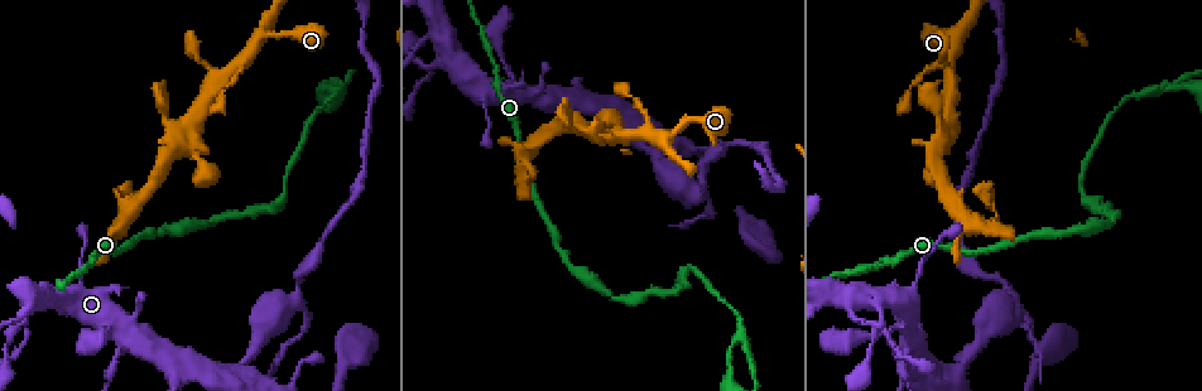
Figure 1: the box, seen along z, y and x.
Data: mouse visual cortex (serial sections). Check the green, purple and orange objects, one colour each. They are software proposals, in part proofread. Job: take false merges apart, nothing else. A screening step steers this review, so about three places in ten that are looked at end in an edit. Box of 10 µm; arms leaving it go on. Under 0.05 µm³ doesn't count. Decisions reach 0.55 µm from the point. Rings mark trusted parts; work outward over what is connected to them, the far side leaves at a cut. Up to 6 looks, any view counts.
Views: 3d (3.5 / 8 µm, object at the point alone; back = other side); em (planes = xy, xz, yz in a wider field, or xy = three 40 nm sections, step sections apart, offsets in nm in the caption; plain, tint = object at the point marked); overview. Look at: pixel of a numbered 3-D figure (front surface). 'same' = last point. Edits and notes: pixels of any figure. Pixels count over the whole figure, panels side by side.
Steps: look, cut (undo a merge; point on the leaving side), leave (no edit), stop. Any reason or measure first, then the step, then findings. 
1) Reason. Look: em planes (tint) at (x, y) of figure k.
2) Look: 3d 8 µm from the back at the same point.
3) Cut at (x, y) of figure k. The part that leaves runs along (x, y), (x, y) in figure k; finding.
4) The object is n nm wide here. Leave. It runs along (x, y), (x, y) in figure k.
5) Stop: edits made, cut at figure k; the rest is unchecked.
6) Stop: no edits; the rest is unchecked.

Sudden change in width. Look: 3d 8 µm from the back at (192, 126) of figure 1.

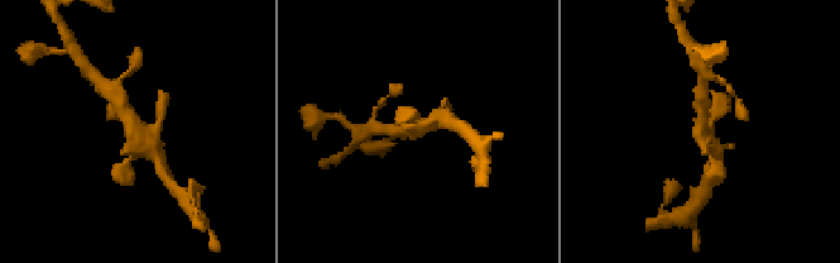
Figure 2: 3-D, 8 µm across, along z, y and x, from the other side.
Look: 3d 3.5 µm at the same point.

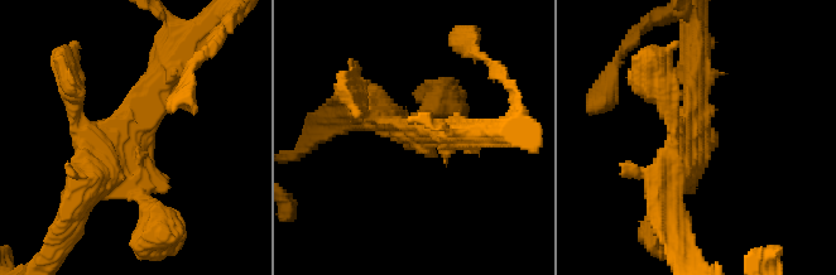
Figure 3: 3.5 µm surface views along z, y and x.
Look: em xy step 1 (tint) at (134, 135) of figure 3.

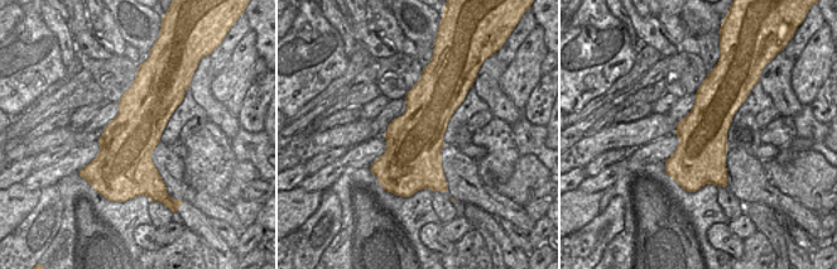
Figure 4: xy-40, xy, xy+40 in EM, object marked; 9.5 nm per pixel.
Leave. It runs along (177, 61), (130, 149), (83, 192) in figure 3; one cell here.

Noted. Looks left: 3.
Thick turns thin. Look: 3d 8 µm at (525, 173) of figure 1.

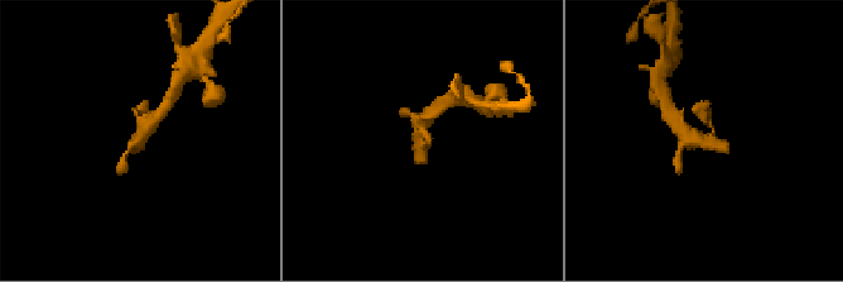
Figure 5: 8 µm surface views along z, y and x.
Look: 3d 3.5 µm at the same point.

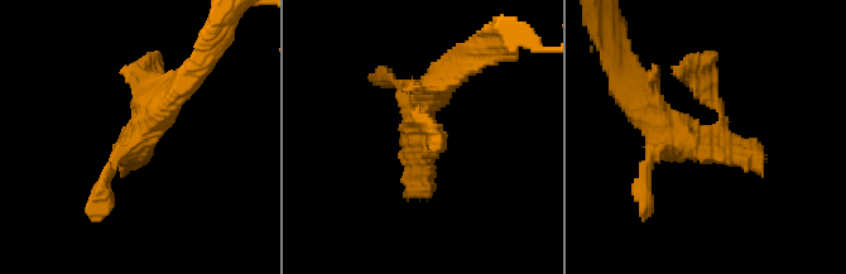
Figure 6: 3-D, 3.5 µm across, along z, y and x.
Look: em xy step 3 (tint) at (713, 140) of figure 6.

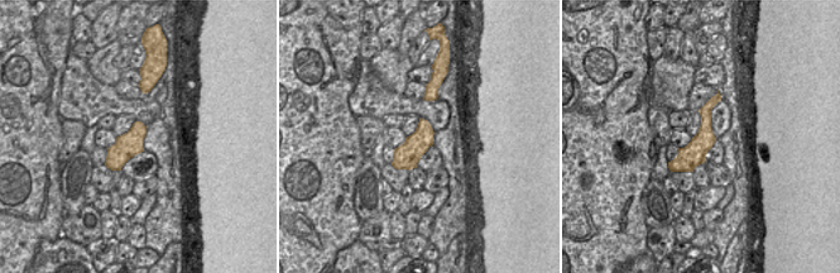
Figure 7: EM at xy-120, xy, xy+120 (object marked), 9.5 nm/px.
Leave. It runs along (440, 80), (428, 125) in figure 6; one cell here.

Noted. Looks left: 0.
Stop: no edits; the rest is unchecked.

